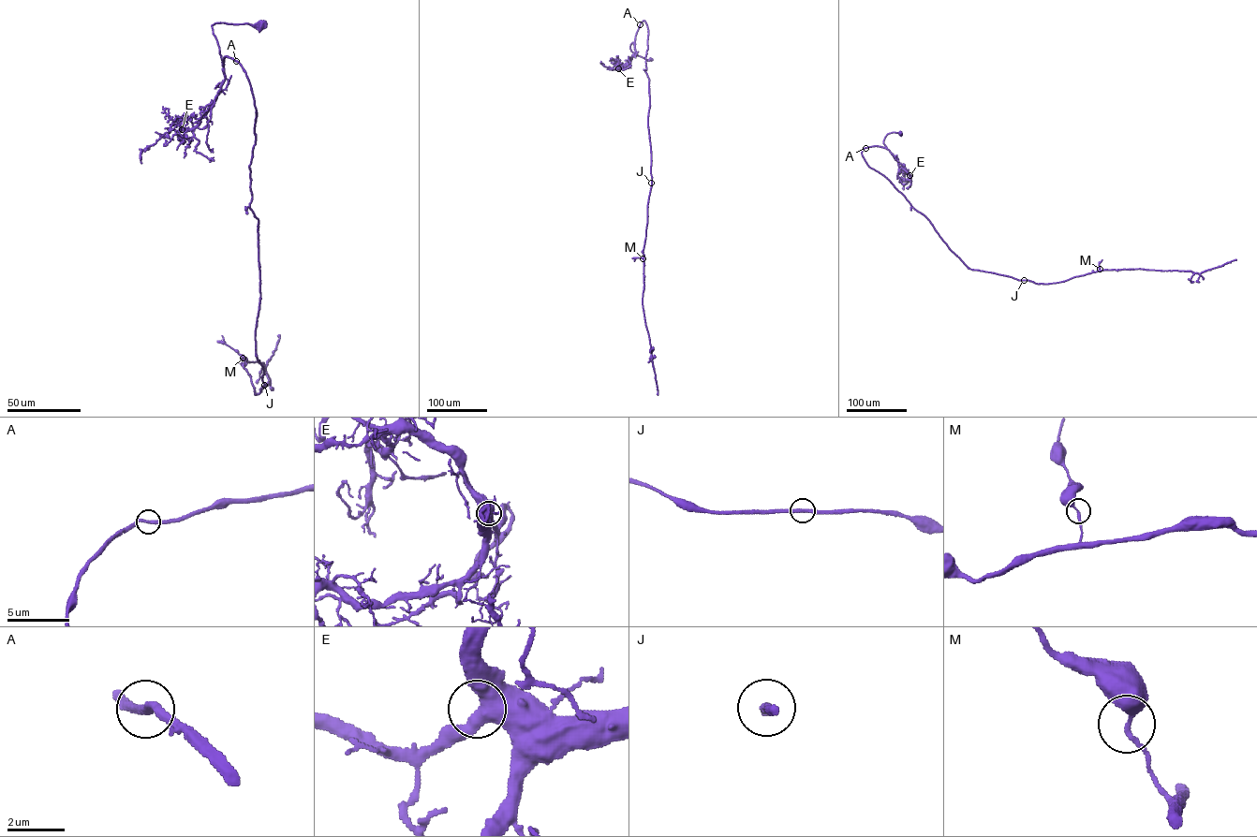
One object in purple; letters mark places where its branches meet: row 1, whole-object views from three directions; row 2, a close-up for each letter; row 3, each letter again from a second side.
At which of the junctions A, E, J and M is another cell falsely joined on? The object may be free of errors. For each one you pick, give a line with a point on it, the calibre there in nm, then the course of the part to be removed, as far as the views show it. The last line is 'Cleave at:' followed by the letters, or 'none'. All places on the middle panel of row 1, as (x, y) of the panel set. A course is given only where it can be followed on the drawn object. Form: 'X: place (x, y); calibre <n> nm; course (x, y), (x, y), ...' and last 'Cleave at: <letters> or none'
Cleave at: none

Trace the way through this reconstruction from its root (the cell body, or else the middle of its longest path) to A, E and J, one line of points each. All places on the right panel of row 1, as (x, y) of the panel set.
A: (900, 133), (886, 135), (883, 141), (886, 149), (865, 148)
E: (900, 133), (888, 133), (883, 143), (909, 175)
J: (900, 133), (886, 135), (886, 149), (865, 148), (862, 154), (867, 165), (926, 217), (968, 268), (1024, 280)

